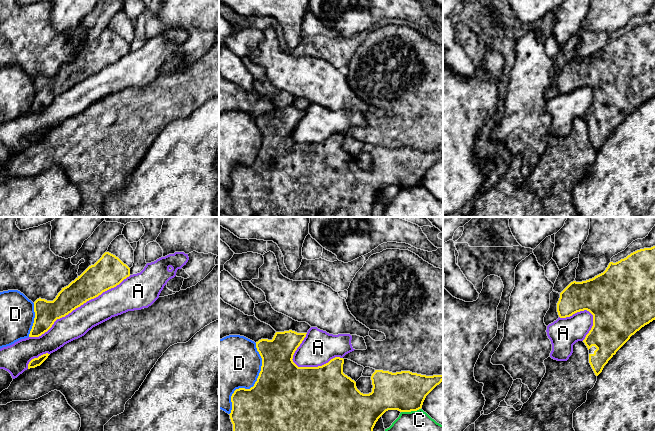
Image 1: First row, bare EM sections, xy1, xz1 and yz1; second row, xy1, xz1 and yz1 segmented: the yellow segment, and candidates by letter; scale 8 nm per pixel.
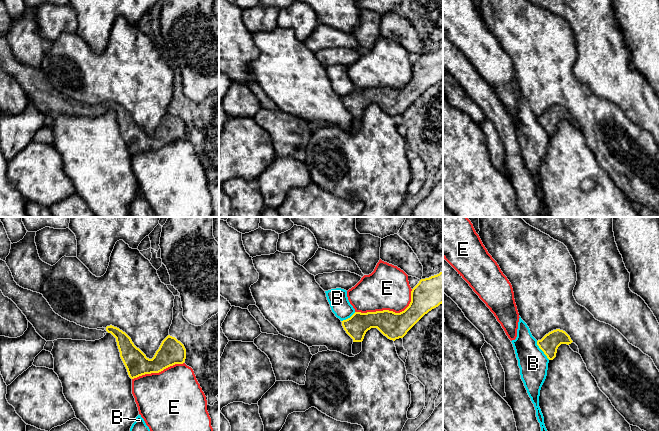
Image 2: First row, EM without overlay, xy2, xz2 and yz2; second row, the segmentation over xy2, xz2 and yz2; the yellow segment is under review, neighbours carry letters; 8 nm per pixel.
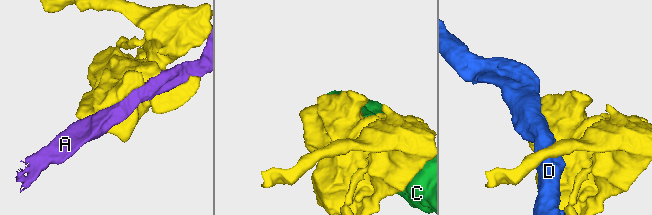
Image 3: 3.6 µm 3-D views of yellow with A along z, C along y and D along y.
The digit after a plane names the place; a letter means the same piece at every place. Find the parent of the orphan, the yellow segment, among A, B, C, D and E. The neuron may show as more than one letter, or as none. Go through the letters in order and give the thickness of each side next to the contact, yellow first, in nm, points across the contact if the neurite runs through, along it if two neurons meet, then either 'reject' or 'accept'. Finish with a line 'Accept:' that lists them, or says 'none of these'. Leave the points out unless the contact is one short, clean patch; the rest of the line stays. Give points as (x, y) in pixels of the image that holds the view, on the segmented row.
A: calibres 240 and 220 nm; reject
B: calibres 150 and 240 nm; border yz2 (536, 341), (536, 344), (549, 359); reject
C: calibres 320 and 160 nm; reject
D: calibres 500 and 420 nm; reject
E: calibres 220 and 360 nm; reject
Accept: none of these

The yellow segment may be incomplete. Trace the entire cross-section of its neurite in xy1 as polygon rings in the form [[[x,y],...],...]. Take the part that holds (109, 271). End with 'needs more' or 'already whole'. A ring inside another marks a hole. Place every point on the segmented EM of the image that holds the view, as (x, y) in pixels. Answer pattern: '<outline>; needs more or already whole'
[[[105,252],[94,265],[62,288],[53,301],[39,298],[34,302],[35,318],[29,337],[41,336],[57,319],[116,287],[129,276],[130,268],[115,255]]]; already whole

